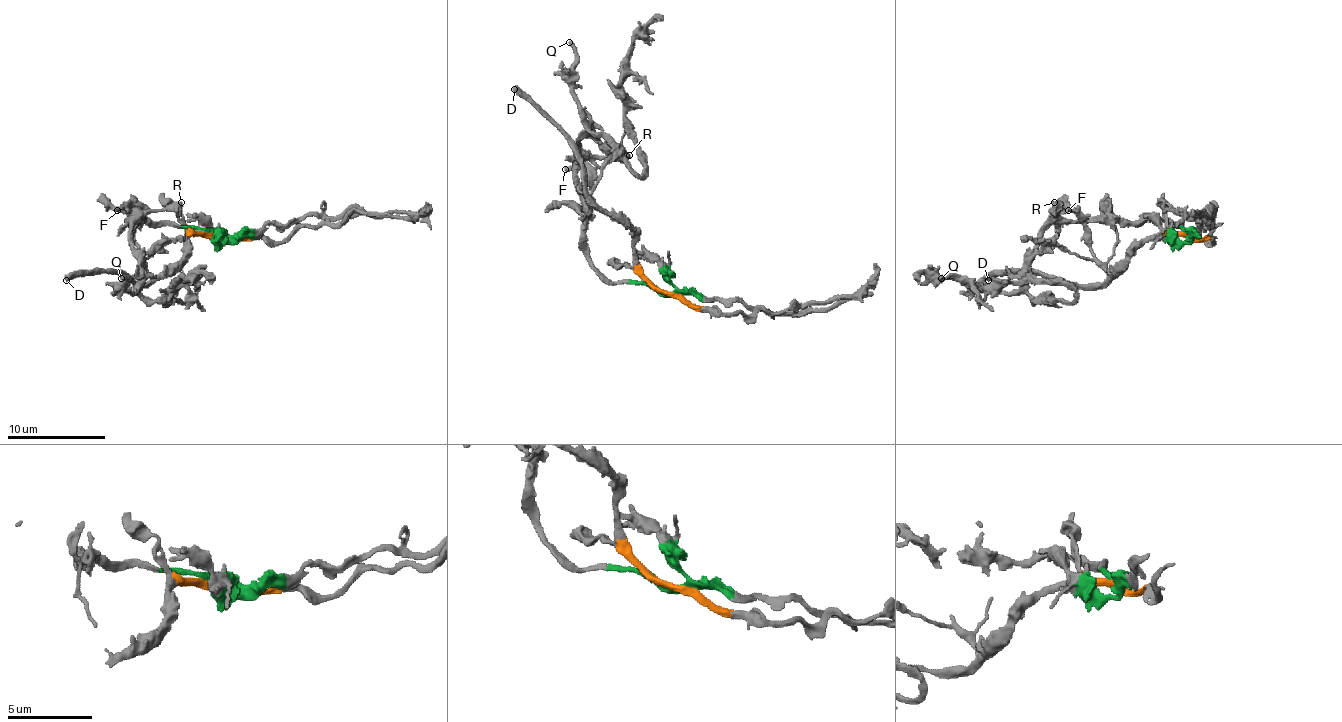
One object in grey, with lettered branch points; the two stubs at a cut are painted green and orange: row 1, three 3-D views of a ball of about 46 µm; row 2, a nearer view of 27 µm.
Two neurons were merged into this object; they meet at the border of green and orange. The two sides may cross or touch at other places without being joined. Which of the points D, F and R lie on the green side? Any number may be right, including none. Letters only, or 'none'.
R

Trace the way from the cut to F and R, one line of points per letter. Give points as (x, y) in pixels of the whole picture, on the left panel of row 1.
F: (219, 236), (187, 241), (187, 253), (152, 275), (132, 248), (140, 211), (135, 206), (117, 211)
R: (216, 233), (196, 226), (140, 219), (130, 221), (137, 214), (172, 211), (182, 201)

